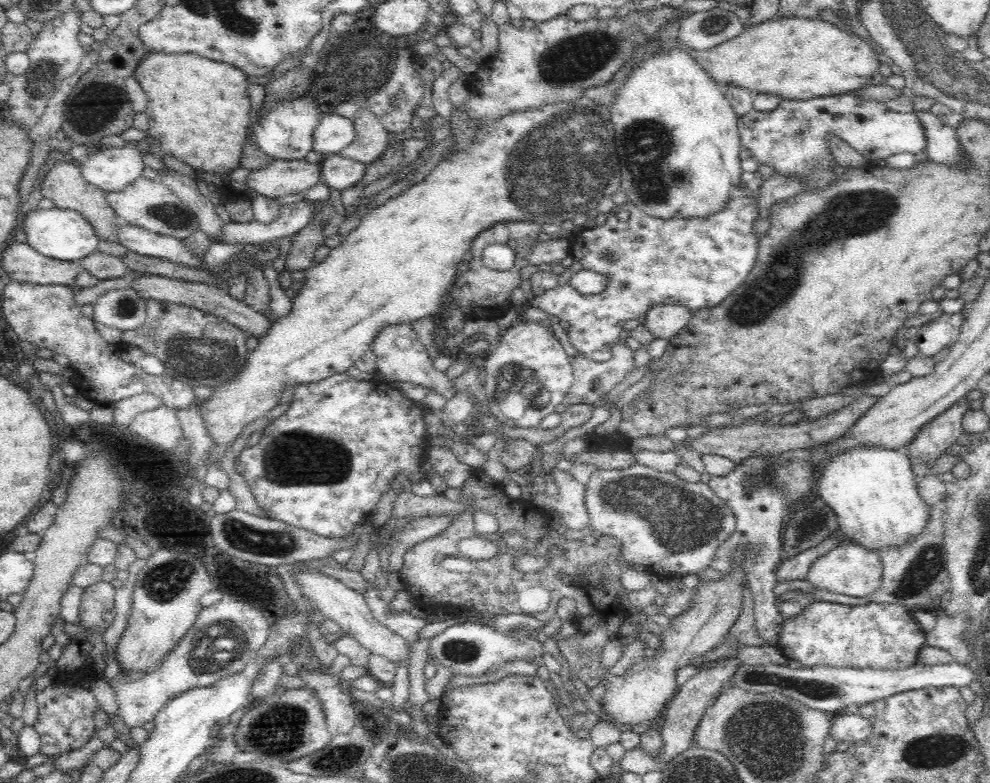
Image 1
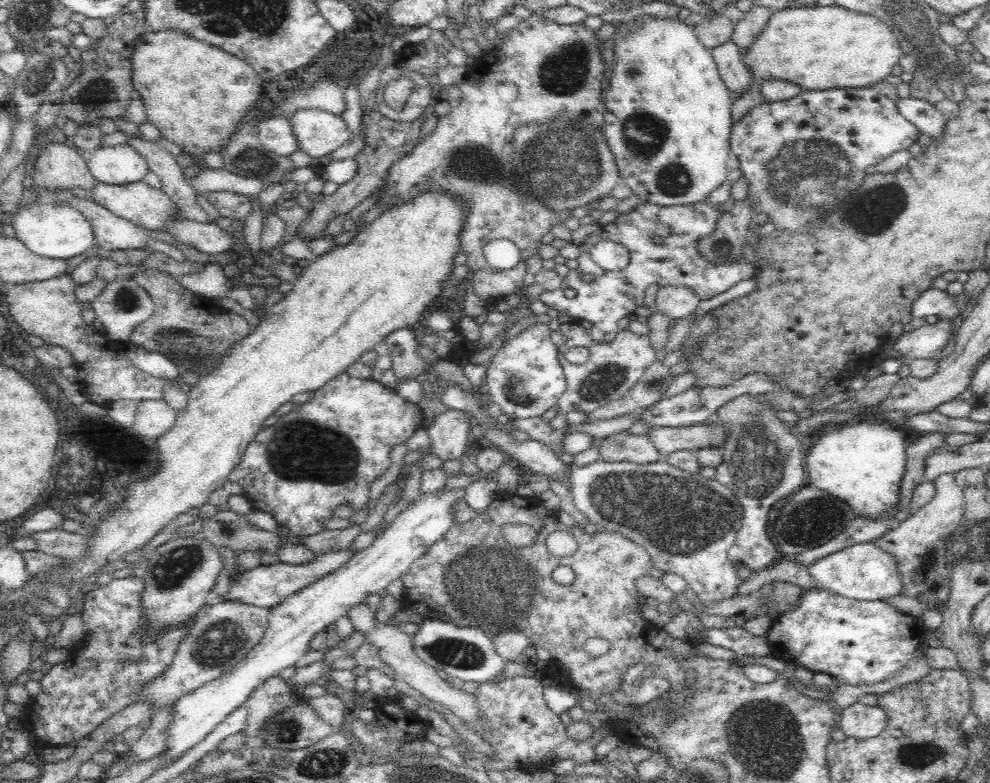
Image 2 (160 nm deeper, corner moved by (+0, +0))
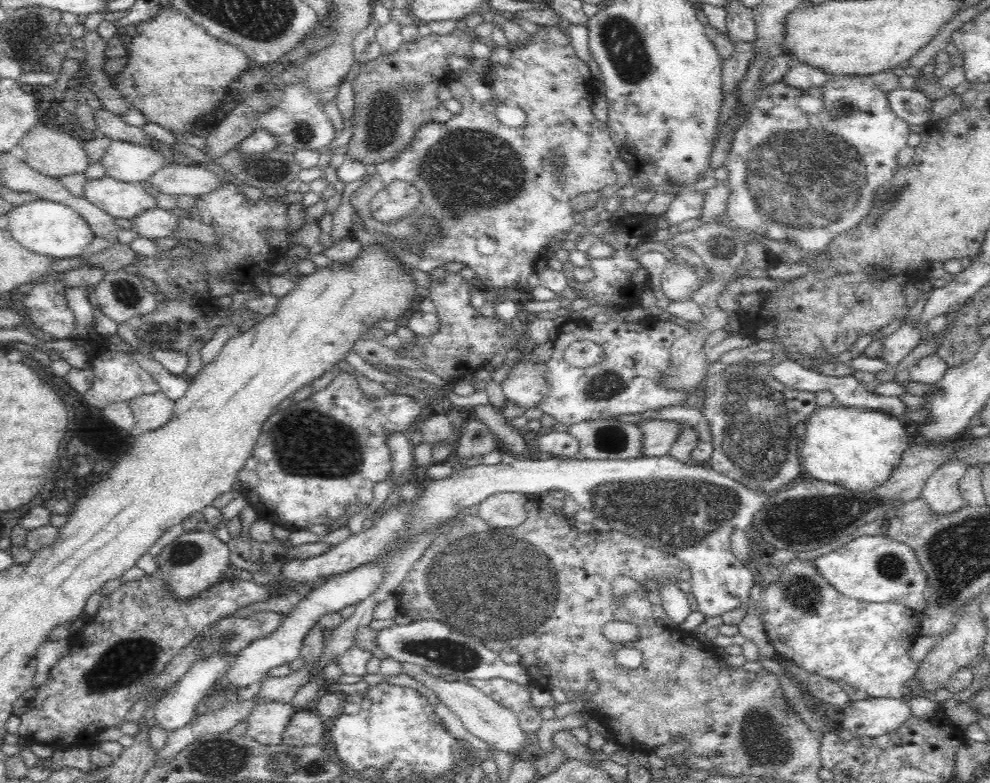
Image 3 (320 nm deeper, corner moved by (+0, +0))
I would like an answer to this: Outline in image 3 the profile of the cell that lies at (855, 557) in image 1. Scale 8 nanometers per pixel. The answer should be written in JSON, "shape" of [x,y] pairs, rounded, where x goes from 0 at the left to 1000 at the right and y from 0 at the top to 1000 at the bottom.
{"shape":[[[869,685],[824,713],[824,727],[848,759],[873,769],[909,770],[929,780],[935,774],[935,738],[925,706],[897,685]]]}

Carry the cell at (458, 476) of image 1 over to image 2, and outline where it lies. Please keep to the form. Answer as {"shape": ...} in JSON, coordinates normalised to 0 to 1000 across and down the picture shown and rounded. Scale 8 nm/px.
{"shape":[[[456,522],[431,538],[428,543],[434,559],[433,577],[440,580],[449,591],[468,581],[475,562],[474,547],[477,539],[474,529]]]}

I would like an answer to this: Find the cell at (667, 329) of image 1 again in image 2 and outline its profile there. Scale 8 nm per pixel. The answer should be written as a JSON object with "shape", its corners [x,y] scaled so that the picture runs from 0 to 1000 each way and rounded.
{"shape":[[[673,363],[663,374],[663,397],[675,406],[691,406],[704,396],[708,381],[690,363]]]}

